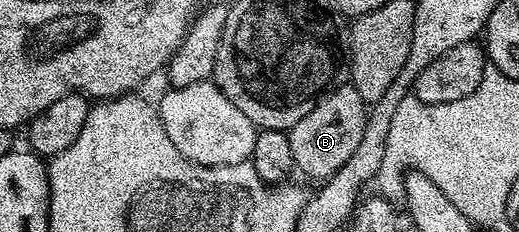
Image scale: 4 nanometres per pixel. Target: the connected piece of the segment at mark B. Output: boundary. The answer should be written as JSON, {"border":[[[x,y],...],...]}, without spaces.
{"border":[[[350,86],[332,88],[327,95],[315,101],[313,110],[309,110],[309,114],[305,114],[305,118],[301,118],[301,122],[289,130],[294,167],[317,182],[323,182],[341,170],[341,166],[349,161],[360,145],[368,109],[361,94],[357,94],[357,90]]]}

